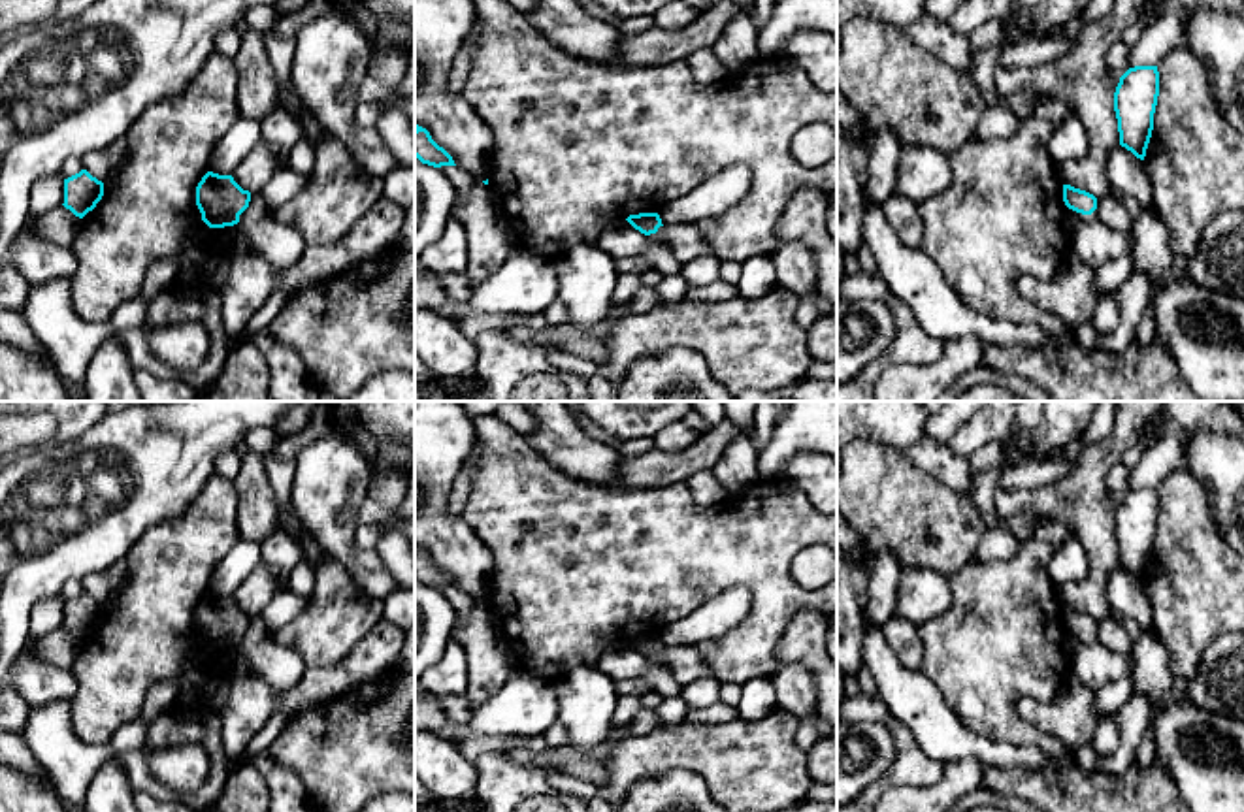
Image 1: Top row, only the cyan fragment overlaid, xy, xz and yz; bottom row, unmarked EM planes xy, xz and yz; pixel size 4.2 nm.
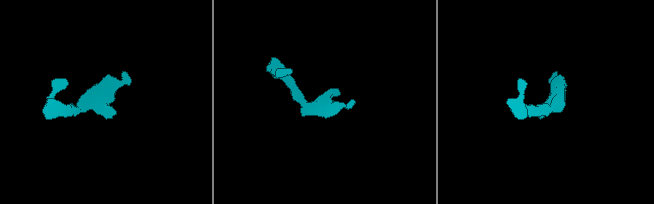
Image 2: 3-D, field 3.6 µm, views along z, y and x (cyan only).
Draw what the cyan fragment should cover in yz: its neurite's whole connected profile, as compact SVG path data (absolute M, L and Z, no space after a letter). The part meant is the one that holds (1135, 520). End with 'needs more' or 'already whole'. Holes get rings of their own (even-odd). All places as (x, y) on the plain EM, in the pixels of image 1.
M1157 488L1129 490L1114 514L1120 567L1140 582L1144 582L1152 560L1157 518Z; already whole

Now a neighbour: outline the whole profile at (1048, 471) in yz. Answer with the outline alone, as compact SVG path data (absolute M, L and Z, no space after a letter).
M1072 460L1027 462L1003 467L997 488L1040 488L1059 482L1072 469Z

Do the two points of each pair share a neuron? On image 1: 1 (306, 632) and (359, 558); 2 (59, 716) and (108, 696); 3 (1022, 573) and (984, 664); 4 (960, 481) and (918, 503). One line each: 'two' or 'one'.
1: two
2: two
3: one
4: two

